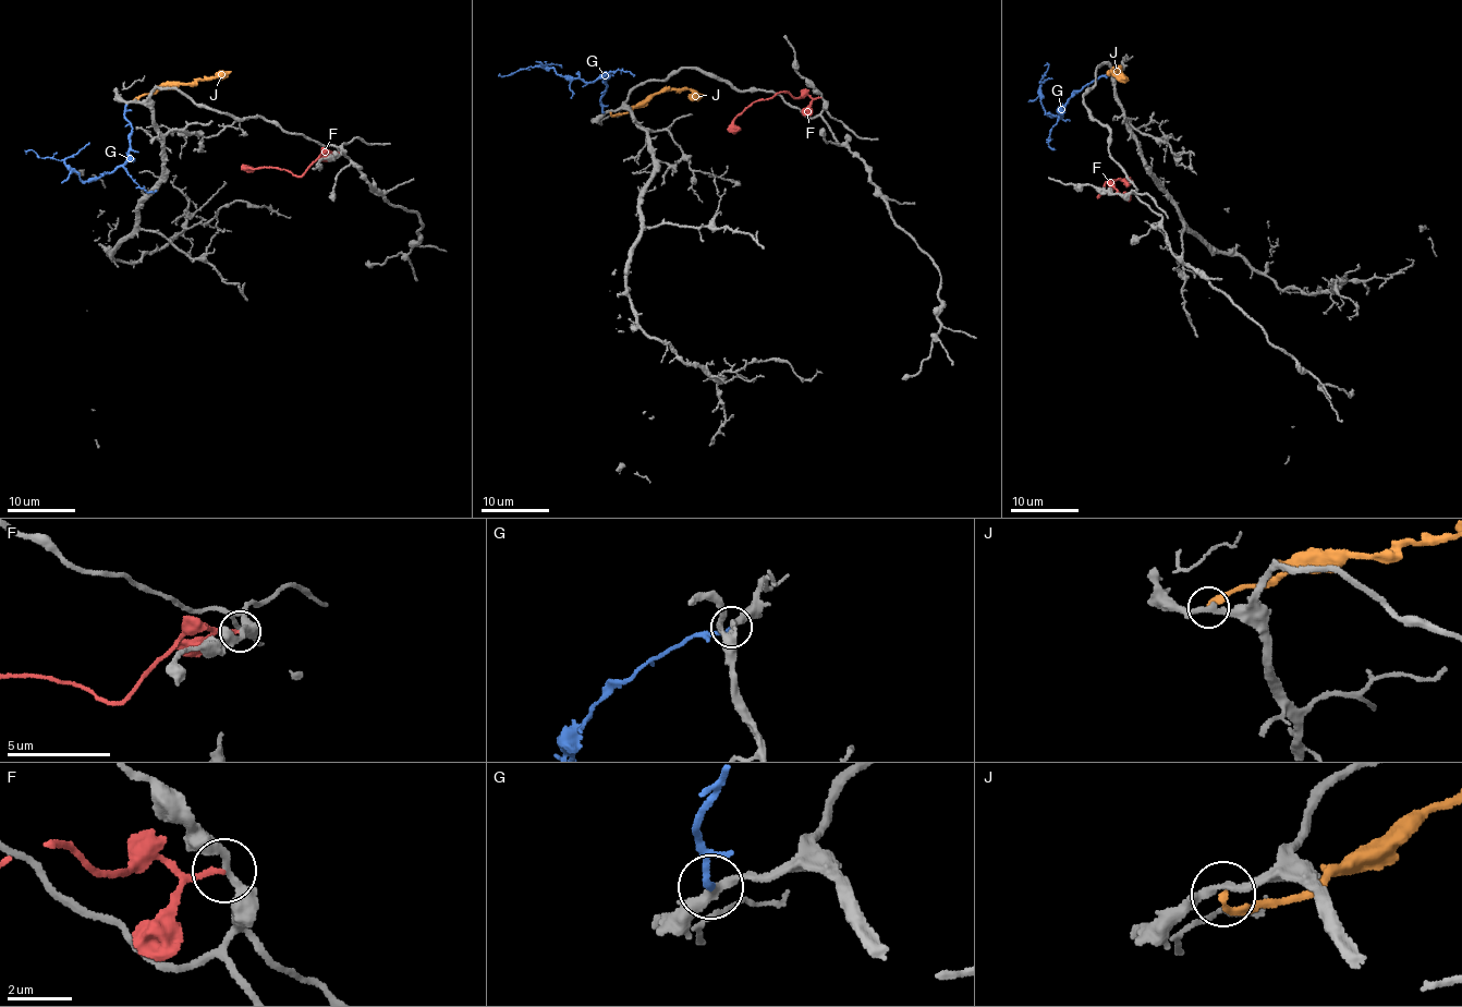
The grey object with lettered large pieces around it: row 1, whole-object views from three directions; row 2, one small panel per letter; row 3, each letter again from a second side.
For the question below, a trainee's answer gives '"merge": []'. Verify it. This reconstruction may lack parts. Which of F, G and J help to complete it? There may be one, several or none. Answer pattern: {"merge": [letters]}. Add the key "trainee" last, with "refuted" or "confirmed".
{"merge": ["G"], "trainee": "refuted"}

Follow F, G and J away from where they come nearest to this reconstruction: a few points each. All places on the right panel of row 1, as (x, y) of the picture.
F: (1117, 194), (1112, 185), (1111, 190), (1097, 195), (1109, 179), (1132, 181)
G: (1115, 72), (1084, 85), (1058, 111), (1059, 117), (1047, 112), (1040, 101), (1045, 65)
J: (1116, 72), (1121, 73), (1112, 70), (1117, 77), (1127, 79)

